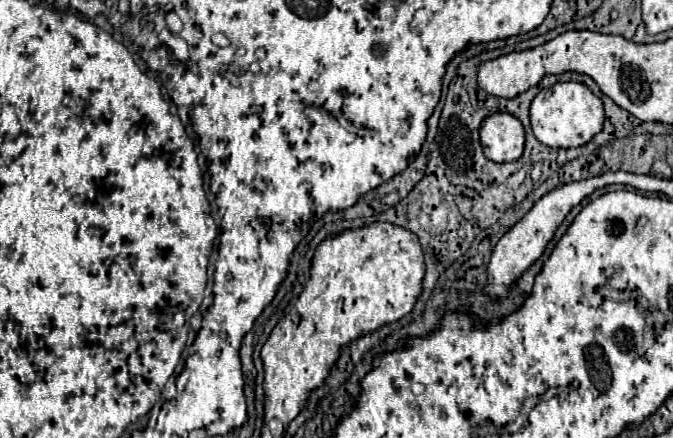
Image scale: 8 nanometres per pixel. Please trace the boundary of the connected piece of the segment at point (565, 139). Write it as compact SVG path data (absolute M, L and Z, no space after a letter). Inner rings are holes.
M557 82L549 88L541 88L529 108L531 130L539 142L549 148L577 148L589 142L603 128L603 102L579 82Z

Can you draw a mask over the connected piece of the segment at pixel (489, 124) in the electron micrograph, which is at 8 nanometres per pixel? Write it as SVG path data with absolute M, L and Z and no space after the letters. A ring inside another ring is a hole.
M493 112L479 128L483 152L493 162L513 162L521 158L525 146L525 130L509 112Z

